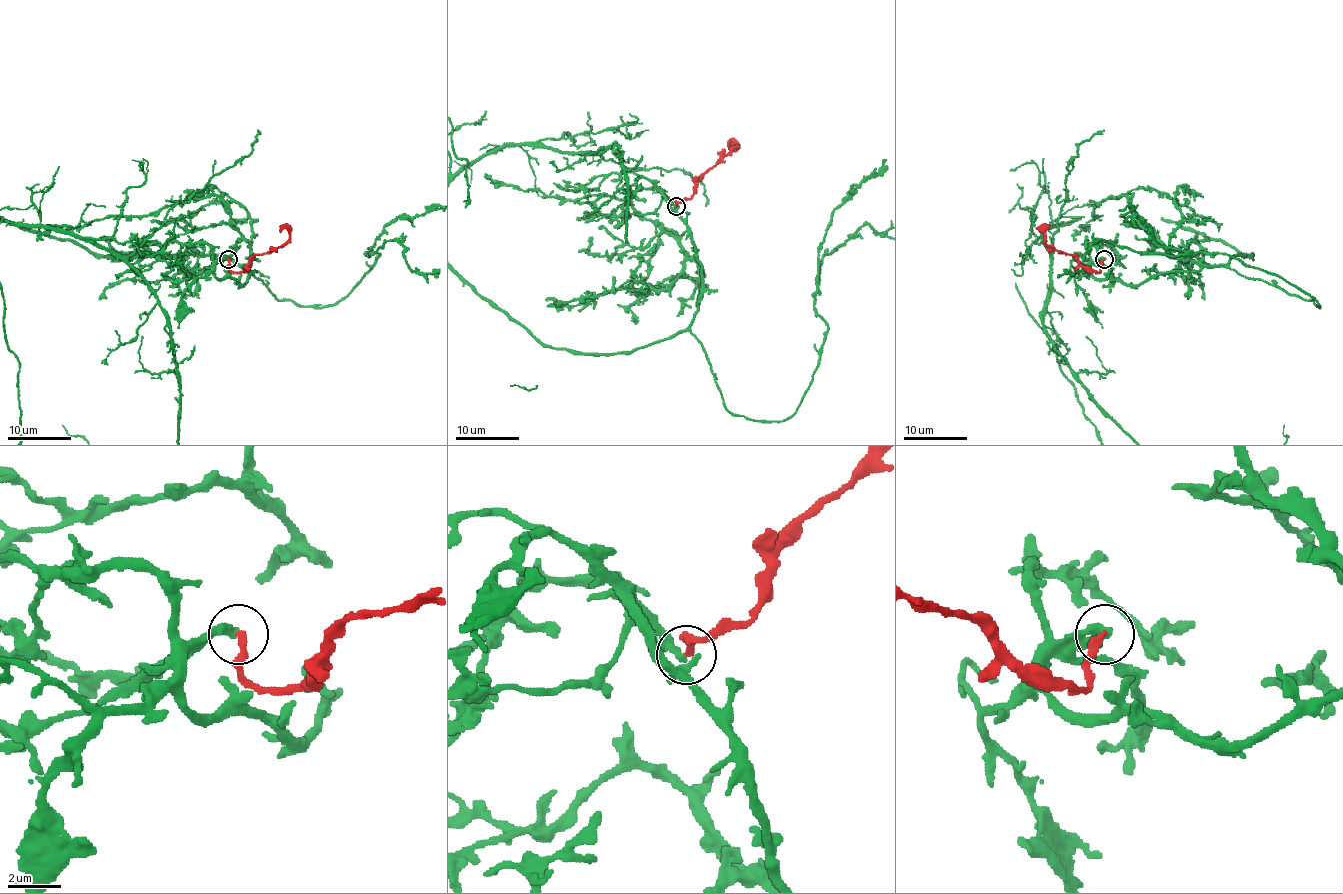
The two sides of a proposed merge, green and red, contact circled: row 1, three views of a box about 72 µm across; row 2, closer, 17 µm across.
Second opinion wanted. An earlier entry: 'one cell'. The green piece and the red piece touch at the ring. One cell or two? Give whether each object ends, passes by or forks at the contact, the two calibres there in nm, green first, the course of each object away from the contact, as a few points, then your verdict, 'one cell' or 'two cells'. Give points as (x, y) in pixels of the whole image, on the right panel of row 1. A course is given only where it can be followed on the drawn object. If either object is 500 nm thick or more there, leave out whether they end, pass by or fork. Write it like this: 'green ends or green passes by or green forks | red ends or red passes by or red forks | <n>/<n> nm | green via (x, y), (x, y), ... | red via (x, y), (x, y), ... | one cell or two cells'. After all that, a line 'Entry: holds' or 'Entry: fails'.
green ends | red ends | 320/280 nm | red via (1103, 259), (1100, 271), (1096, 272), (1073, 255), (1059, 253), (1038, 228), (1043, 231) | two cells
Entry: fails

